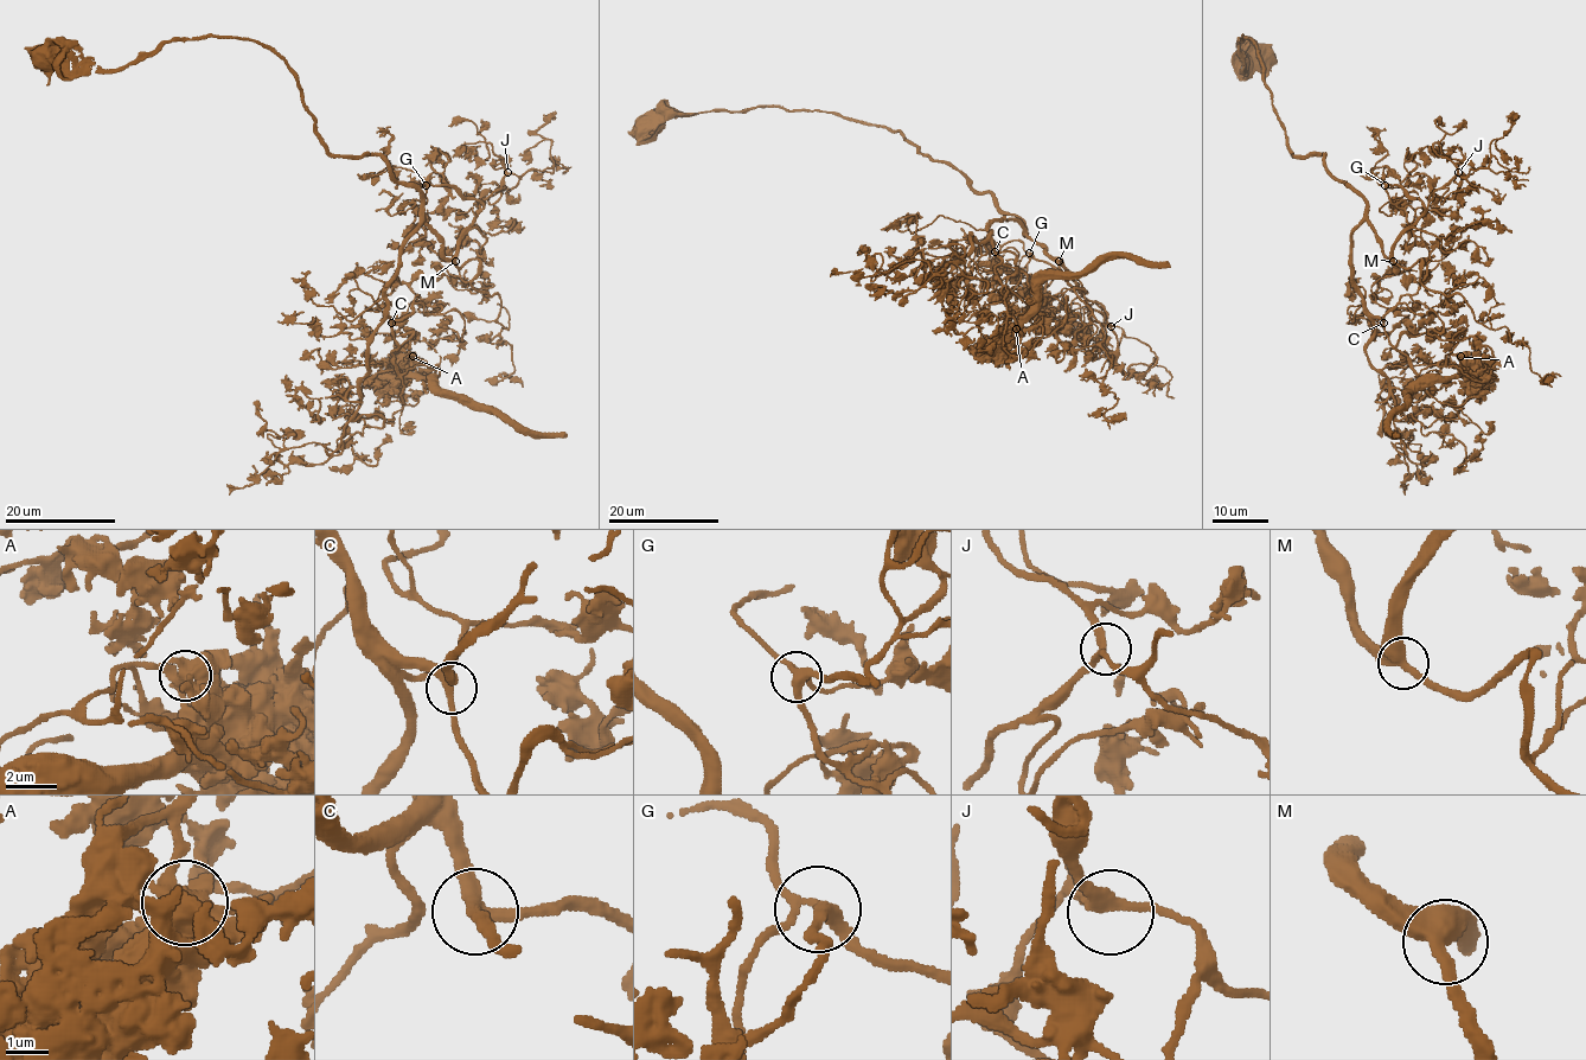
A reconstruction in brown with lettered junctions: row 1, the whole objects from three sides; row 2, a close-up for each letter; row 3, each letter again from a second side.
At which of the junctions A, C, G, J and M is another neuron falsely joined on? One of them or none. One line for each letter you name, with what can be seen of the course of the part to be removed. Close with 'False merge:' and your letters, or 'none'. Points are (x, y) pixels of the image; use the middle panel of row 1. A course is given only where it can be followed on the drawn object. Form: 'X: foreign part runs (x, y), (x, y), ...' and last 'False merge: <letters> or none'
A: foreign part runs (1015, 329), (1035, 305), (1040, 283), (1046, 280), (1094, 269), (1112, 257), (1166, 263), (1170, 267)
False merge: A

